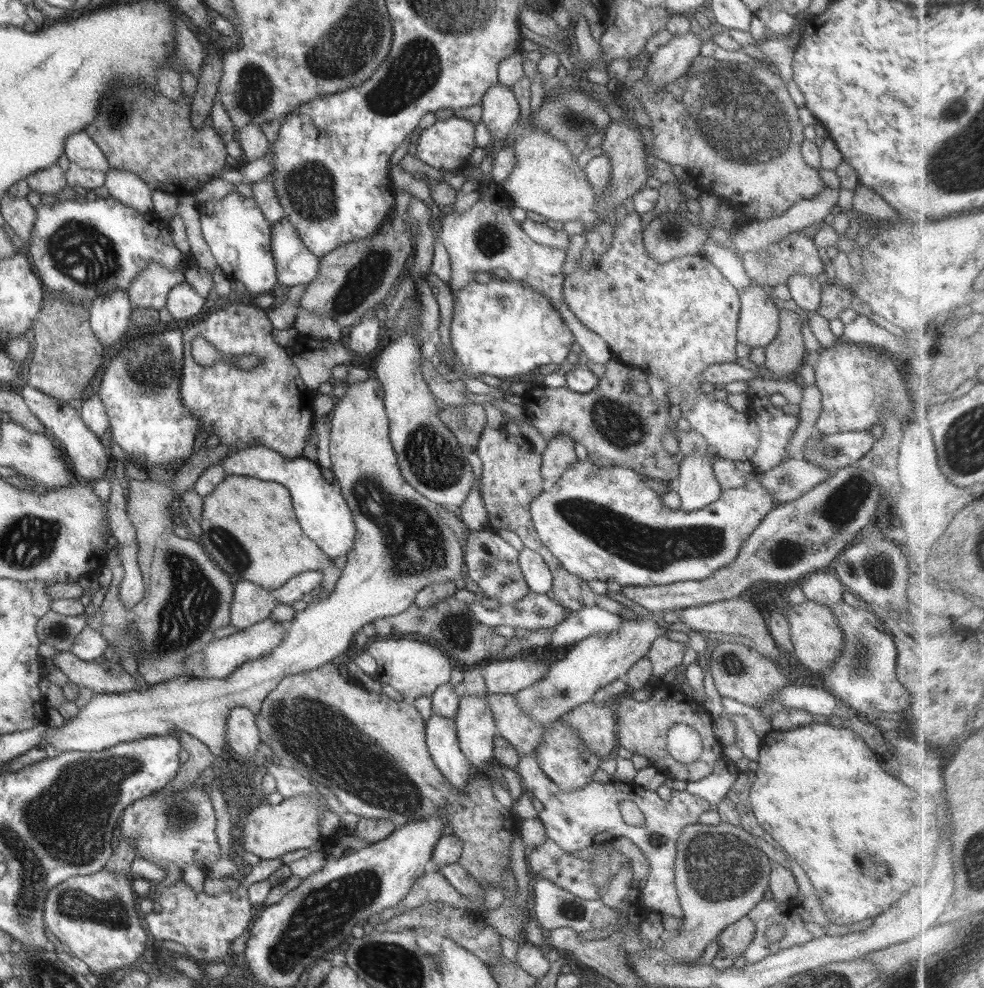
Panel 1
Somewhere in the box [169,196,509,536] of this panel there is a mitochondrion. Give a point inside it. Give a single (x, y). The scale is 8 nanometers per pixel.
(434, 460)

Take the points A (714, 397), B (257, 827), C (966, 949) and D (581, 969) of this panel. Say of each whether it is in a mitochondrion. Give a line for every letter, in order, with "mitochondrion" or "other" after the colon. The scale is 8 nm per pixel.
A: other
B: other
C: other
D: other

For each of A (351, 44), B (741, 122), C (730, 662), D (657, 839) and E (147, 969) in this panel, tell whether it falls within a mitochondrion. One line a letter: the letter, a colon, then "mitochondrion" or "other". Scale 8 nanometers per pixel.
A: mitochondrion
B: mitochondrion
C: mitochondrion
D: mitochondrion
E: other

